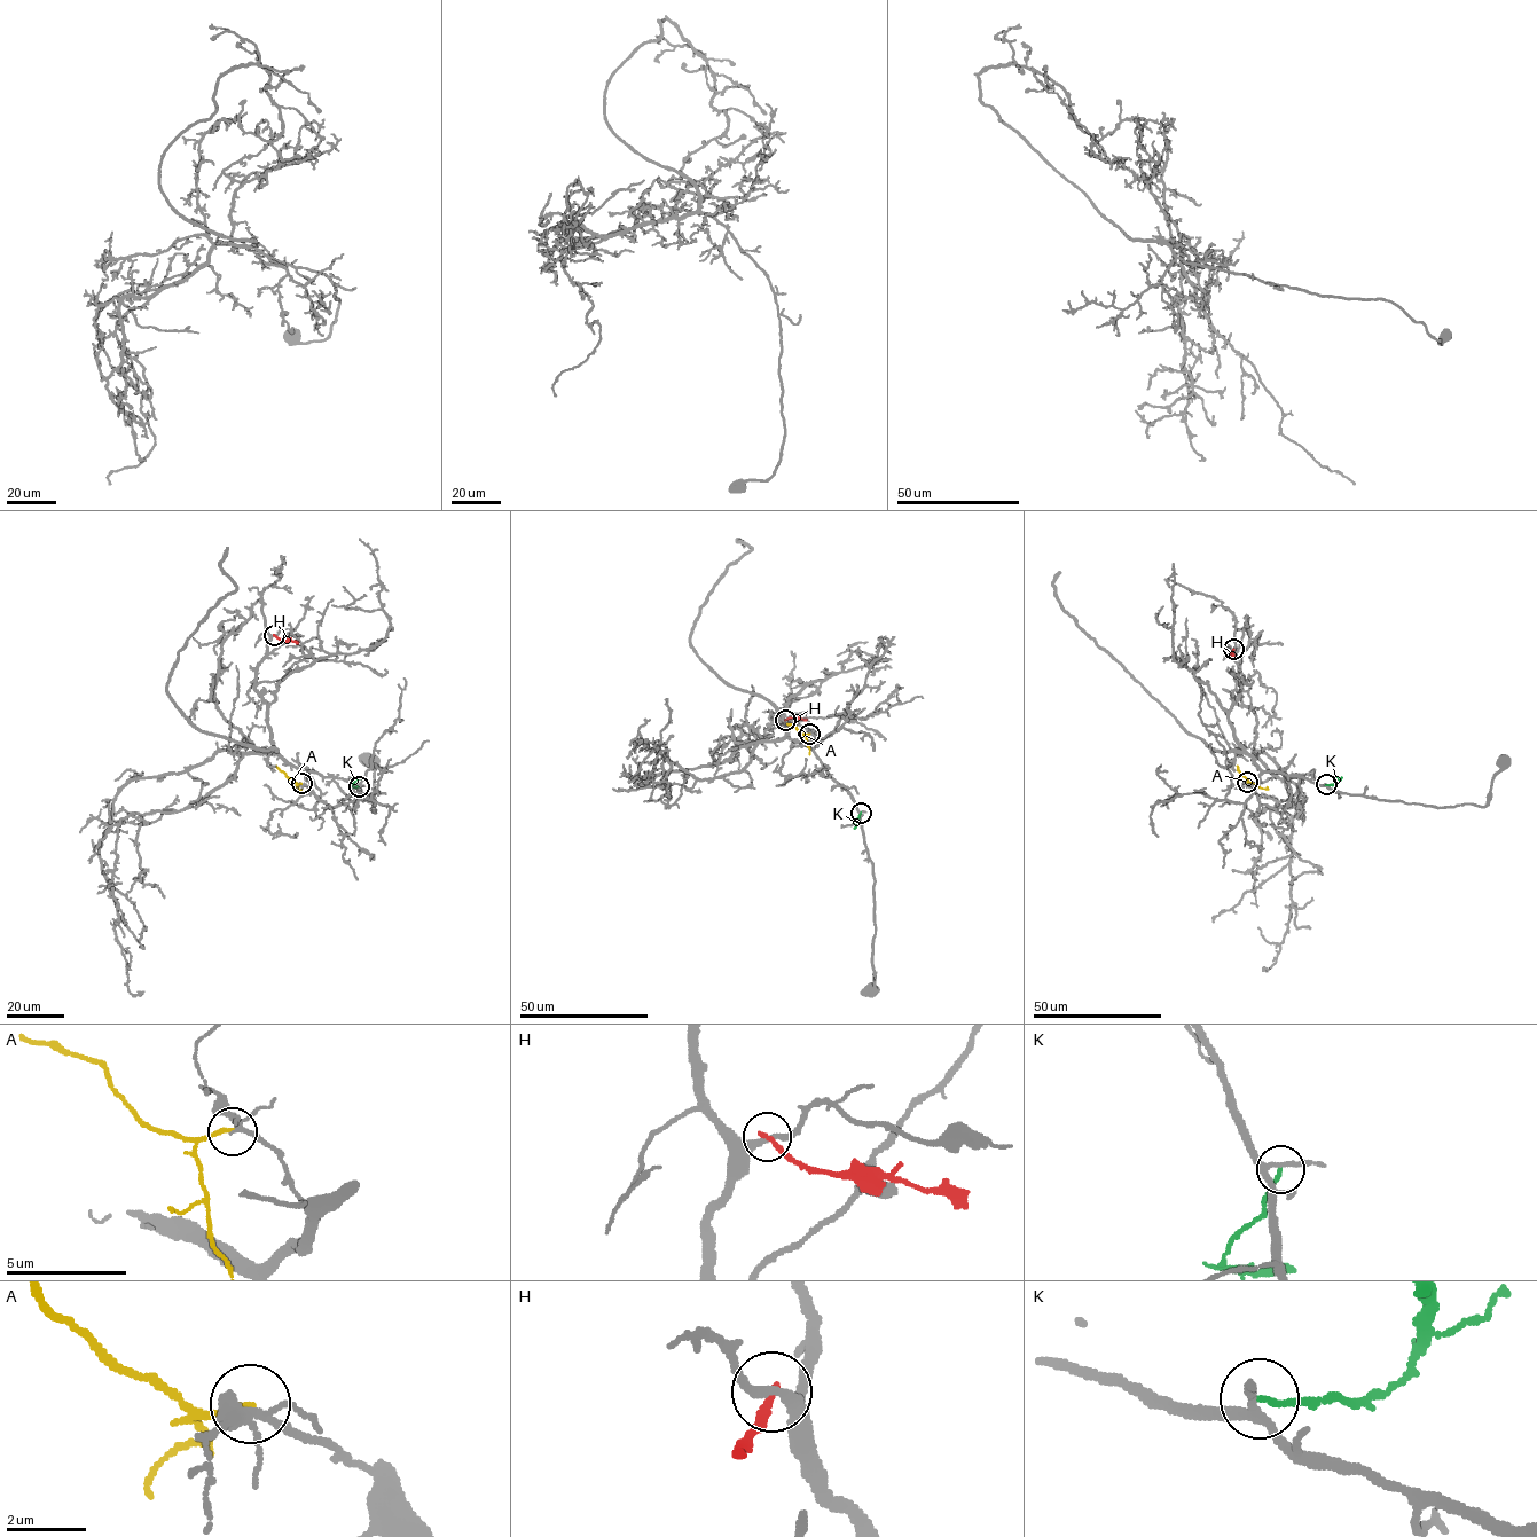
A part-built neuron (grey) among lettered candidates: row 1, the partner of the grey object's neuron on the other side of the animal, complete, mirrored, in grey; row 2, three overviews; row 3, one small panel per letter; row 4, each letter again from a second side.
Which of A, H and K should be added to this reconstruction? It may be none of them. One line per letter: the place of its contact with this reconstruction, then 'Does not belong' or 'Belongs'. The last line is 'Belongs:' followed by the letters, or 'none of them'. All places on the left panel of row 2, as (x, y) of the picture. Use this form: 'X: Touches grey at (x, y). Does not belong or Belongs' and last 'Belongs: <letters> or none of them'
A: Touches grey at (302, 783). Does not belong
H: Touches grey at (274, 635). Does not belong
K: Touches grey at (359, 786). Does not belong
Belongs: none of them

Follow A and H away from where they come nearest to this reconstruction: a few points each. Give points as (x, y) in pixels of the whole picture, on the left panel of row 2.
A: (302, 783), (292, 781), (276, 766)
H: (274, 635), (298, 644)

